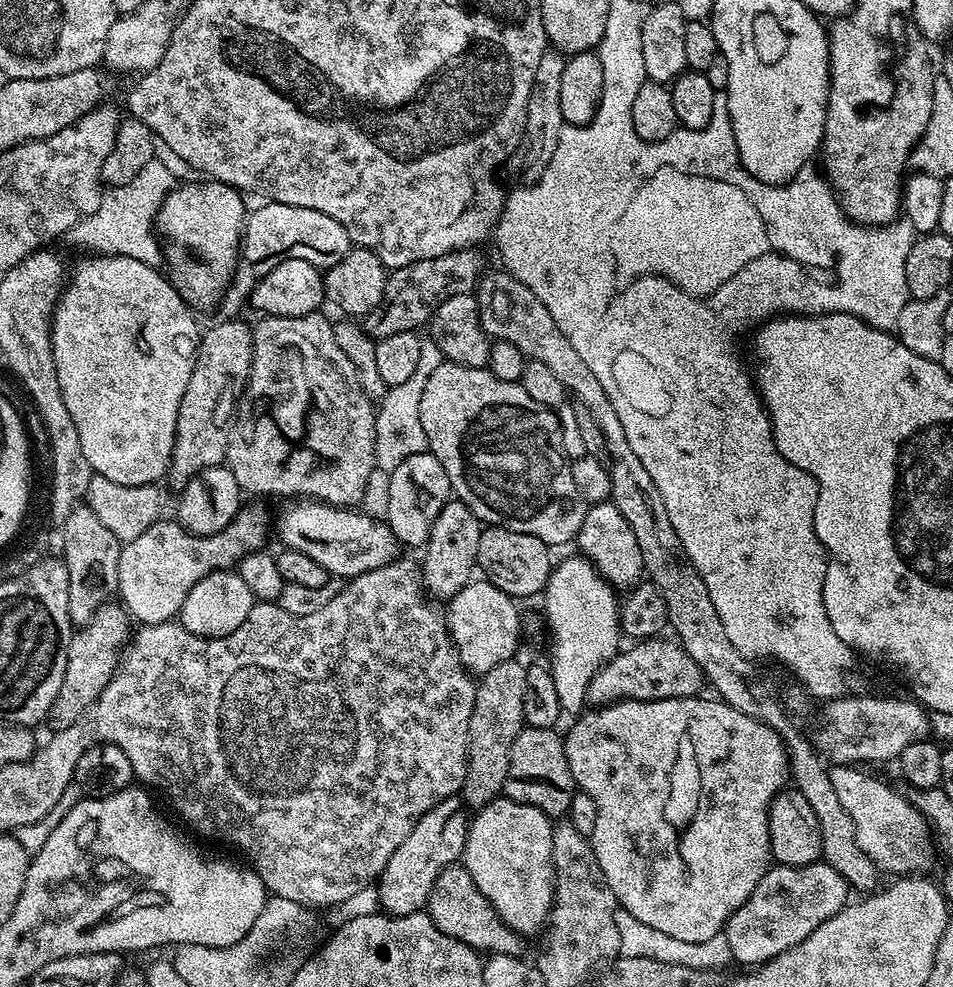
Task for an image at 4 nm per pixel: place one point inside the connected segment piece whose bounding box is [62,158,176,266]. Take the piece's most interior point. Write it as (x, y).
(124, 225)

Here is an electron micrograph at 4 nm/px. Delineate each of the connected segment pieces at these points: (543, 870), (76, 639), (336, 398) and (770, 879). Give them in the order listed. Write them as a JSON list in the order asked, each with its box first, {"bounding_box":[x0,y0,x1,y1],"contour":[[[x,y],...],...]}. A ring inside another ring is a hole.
[{"bounding_box":[462,794,554,938],"contour":[[[503,794],[496,797],[495,800],[491,800],[489,804],[485,804],[483,808],[479,809],[471,817],[468,826],[468,838],[466,840],[466,846],[464,847],[464,854],[462,857],[462,866],[470,874],[470,878],[474,878],[474,882],[478,886],[478,890],[482,890],[482,894],[490,902],[490,906],[494,906],[494,910],[502,918],[502,922],[506,926],[510,926],[521,936],[522,938],[529,938],[541,931],[547,925],[548,911],[552,908],[552,830],[554,824],[548,815],[542,810],[538,810],[538,806],[530,806],[529,804],[523,804],[517,800],[512,800],[508,796]]]},{"bounding_box":[48,603,130,729],"contour":[[[119,603],[103,604],[86,625],[77,627],[72,633],[66,658],[66,674],[62,678],[62,690],[54,698],[54,706],[48,712],[53,729],[70,726],[106,690],[110,678],[120,667],[120,661],[130,640],[130,617]]]},{"bounding_box":[226,311,378,508],"contour":[[[315,311],[308,316],[264,316],[263,319],[261,319],[261,324],[258,326],[255,325],[252,334],[252,365],[248,371],[247,381],[242,388],[242,399],[238,404],[238,422],[231,425],[228,433],[228,455],[226,457],[226,466],[234,474],[234,482],[238,482],[241,493],[248,494],[248,492],[253,492],[253,494],[256,495],[253,497],[256,498],[264,498],[260,496],[296,496],[292,498],[307,498],[312,502],[323,502],[338,508],[352,508],[353,506],[359,505],[356,503],[363,498],[364,491],[368,488],[368,479],[372,476],[372,468],[374,472],[374,469],[378,464],[378,457],[376,454],[376,408],[374,407],[373,401],[369,400],[367,394],[365,394],[360,388],[360,381],[356,378],[356,371],[350,362],[350,358],[346,358],[346,354],[342,354],[342,350],[338,346],[333,321],[330,322],[326,317],[320,315],[321,313],[319,311]]]},{"bounding_box":[726,862,850,966],"contour":[[[817,862],[801,868],[776,864],[758,882],[754,894],[727,922],[726,933],[736,964],[759,966],[767,964],[778,954],[790,950],[802,938],[814,934],[822,922],[834,918],[850,900],[850,889],[829,864]]]}]

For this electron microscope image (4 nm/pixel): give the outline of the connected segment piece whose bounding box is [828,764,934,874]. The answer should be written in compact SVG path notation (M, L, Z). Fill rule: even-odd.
M833 764L828 768L830 786L834 786L846 814L850 814L850 822L854 822L854 834L858 838L858 846L875 862L877 869L884 872L900 872L896 874L924 874L934 860L934 837L928 827L924 815L912 805L907 795L902 796L888 785L872 776L863 776L859 767L851 764Z

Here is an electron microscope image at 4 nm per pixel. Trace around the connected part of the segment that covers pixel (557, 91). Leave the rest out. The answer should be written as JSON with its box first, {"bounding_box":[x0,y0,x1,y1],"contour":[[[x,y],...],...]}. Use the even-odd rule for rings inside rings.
{"bounding_box":[510,50,565,184],"contour":[[[549,50],[542,54],[542,62],[538,62],[538,70],[534,73],[534,86],[530,90],[530,102],[526,102],[524,136],[510,157],[510,168],[512,164],[512,176],[516,182],[535,184],[536,179],[546,170],[550,158],[554,158],[558,134],[562,134],[565,126],[561,101],[564,61],[565,57],[561,53]]]}

